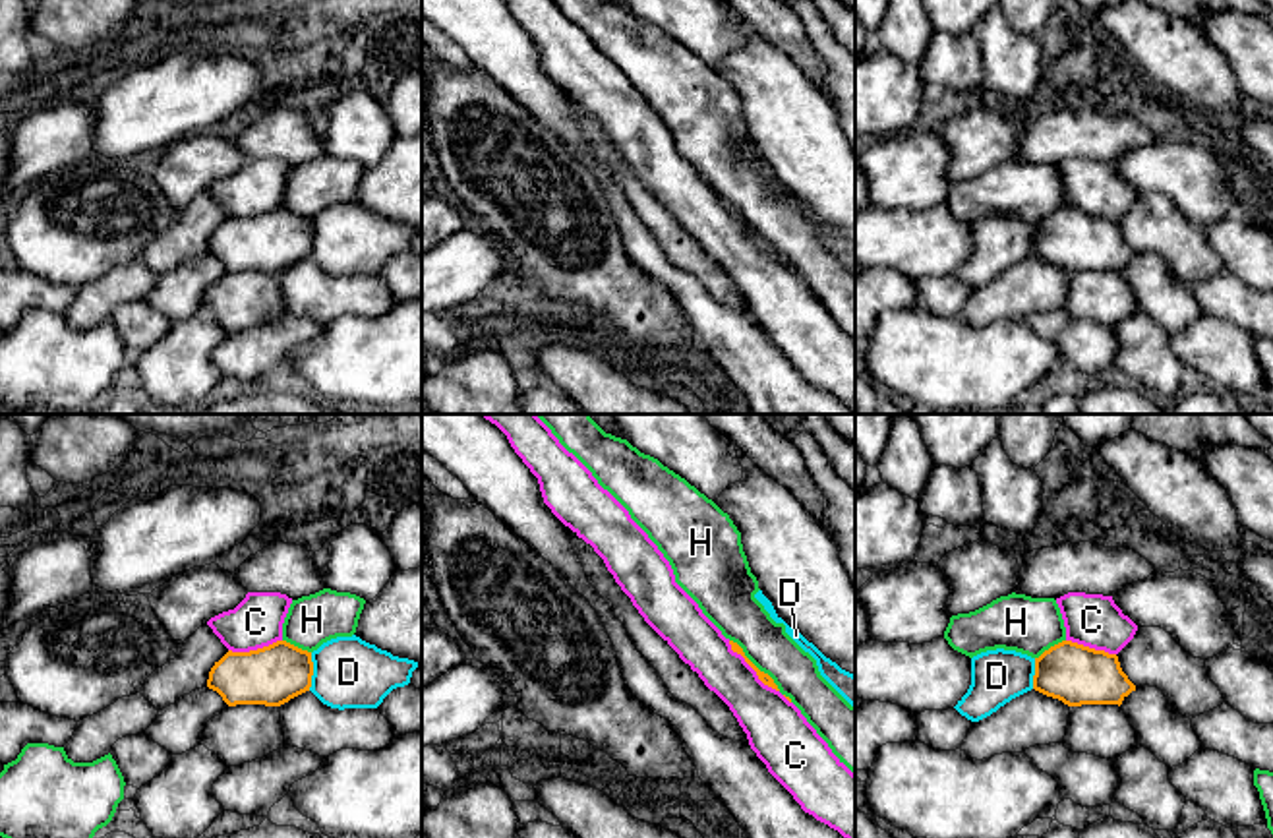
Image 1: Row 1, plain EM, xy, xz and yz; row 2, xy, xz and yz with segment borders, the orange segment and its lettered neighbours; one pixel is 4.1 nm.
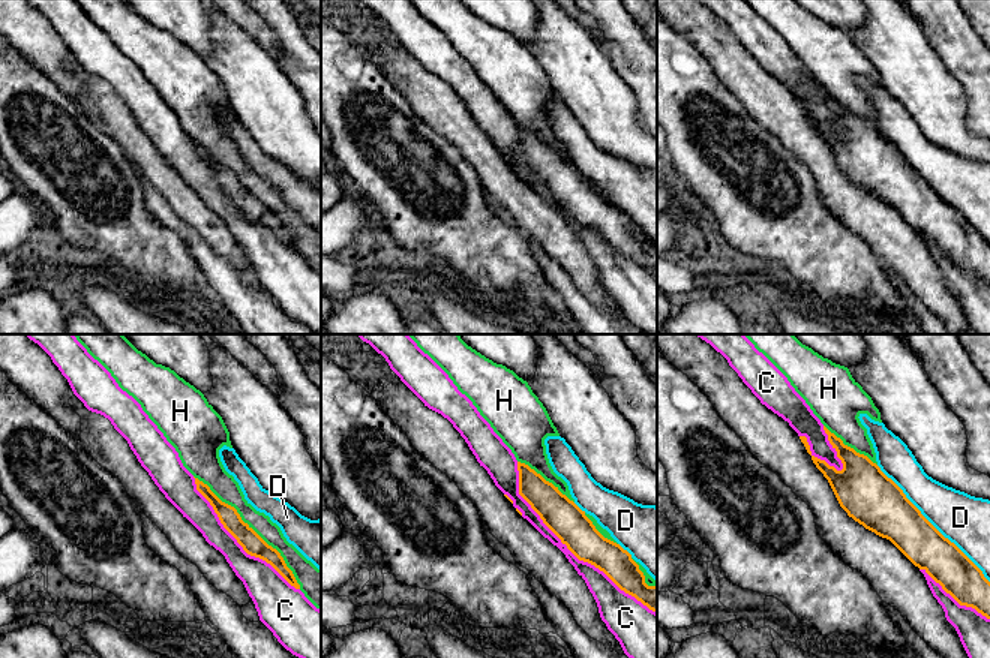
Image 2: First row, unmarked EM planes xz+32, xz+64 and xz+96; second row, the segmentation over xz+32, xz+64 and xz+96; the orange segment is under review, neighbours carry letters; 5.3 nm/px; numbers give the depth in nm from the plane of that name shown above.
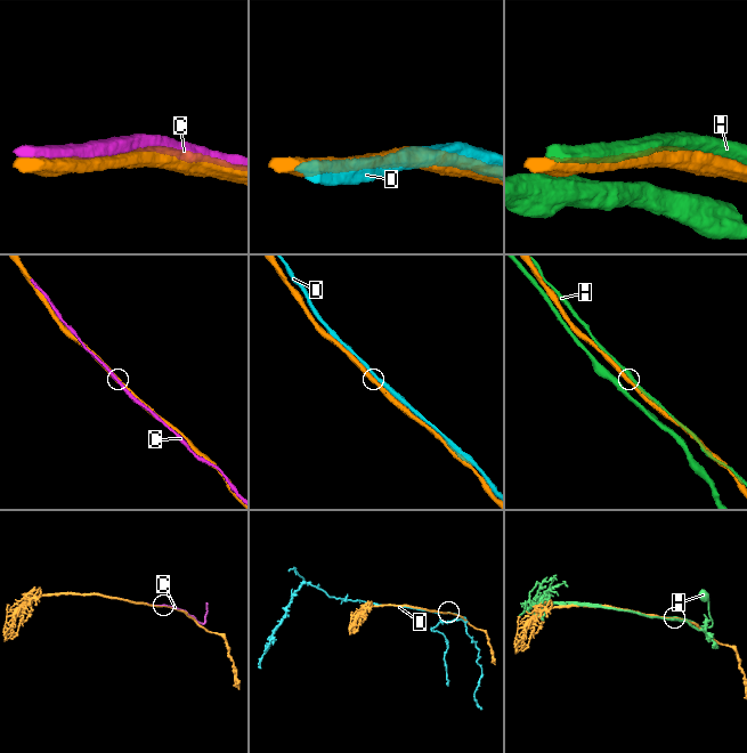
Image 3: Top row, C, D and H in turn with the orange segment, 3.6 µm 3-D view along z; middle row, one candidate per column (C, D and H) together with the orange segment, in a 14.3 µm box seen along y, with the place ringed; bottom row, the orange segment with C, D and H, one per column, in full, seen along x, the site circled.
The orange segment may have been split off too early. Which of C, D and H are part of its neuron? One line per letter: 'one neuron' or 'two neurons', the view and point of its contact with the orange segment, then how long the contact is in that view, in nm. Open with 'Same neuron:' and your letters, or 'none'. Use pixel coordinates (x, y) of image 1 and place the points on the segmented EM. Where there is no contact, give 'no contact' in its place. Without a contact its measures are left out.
Same neuron: C
C: one neuron; meets orange in xz at (751, 666); contact 300 nm long
D: two neurons; meets orange in xy at (312, 672); contact 160 nm long
H: two neurons; meets orange in xz at (753, 664); contact 300 nm long

